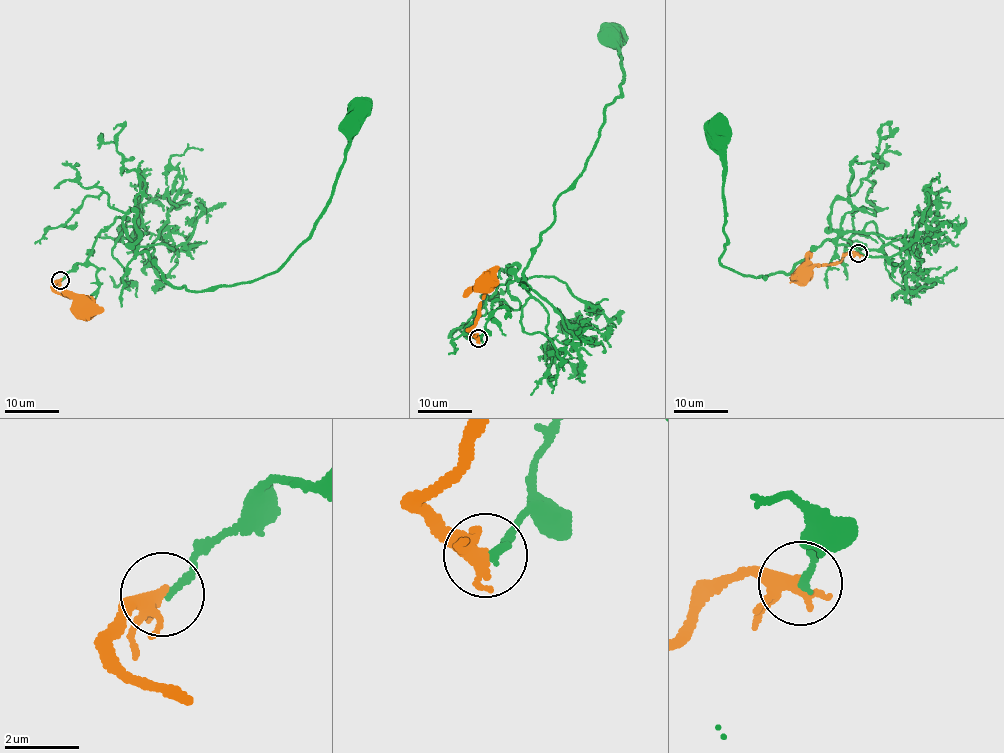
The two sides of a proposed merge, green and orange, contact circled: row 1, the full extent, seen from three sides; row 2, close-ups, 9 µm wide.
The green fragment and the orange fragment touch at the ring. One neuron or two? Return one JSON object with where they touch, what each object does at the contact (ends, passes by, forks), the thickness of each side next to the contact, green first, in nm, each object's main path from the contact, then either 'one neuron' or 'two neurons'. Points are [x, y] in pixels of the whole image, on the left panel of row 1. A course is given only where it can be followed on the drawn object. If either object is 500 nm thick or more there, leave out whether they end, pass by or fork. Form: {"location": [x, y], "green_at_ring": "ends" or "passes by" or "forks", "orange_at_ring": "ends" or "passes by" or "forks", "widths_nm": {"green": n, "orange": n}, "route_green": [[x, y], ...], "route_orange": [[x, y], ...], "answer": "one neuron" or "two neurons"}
{"location": [60, 280], "green_at_ring": "ends", "orange_at_ring": "forks", "widths_nm": {"green": 190, "orange": 280}, "route_green": [[61, 279], [123, 217], [137, 251], [175, 287], [212, 291], [276, 272], [327, 204], [349, 123]], "route_orange": [[60, 279], [56, 281], [54, 290], [71, 298], [83, 298], [102, 312]], "answer": "two neurons"}

